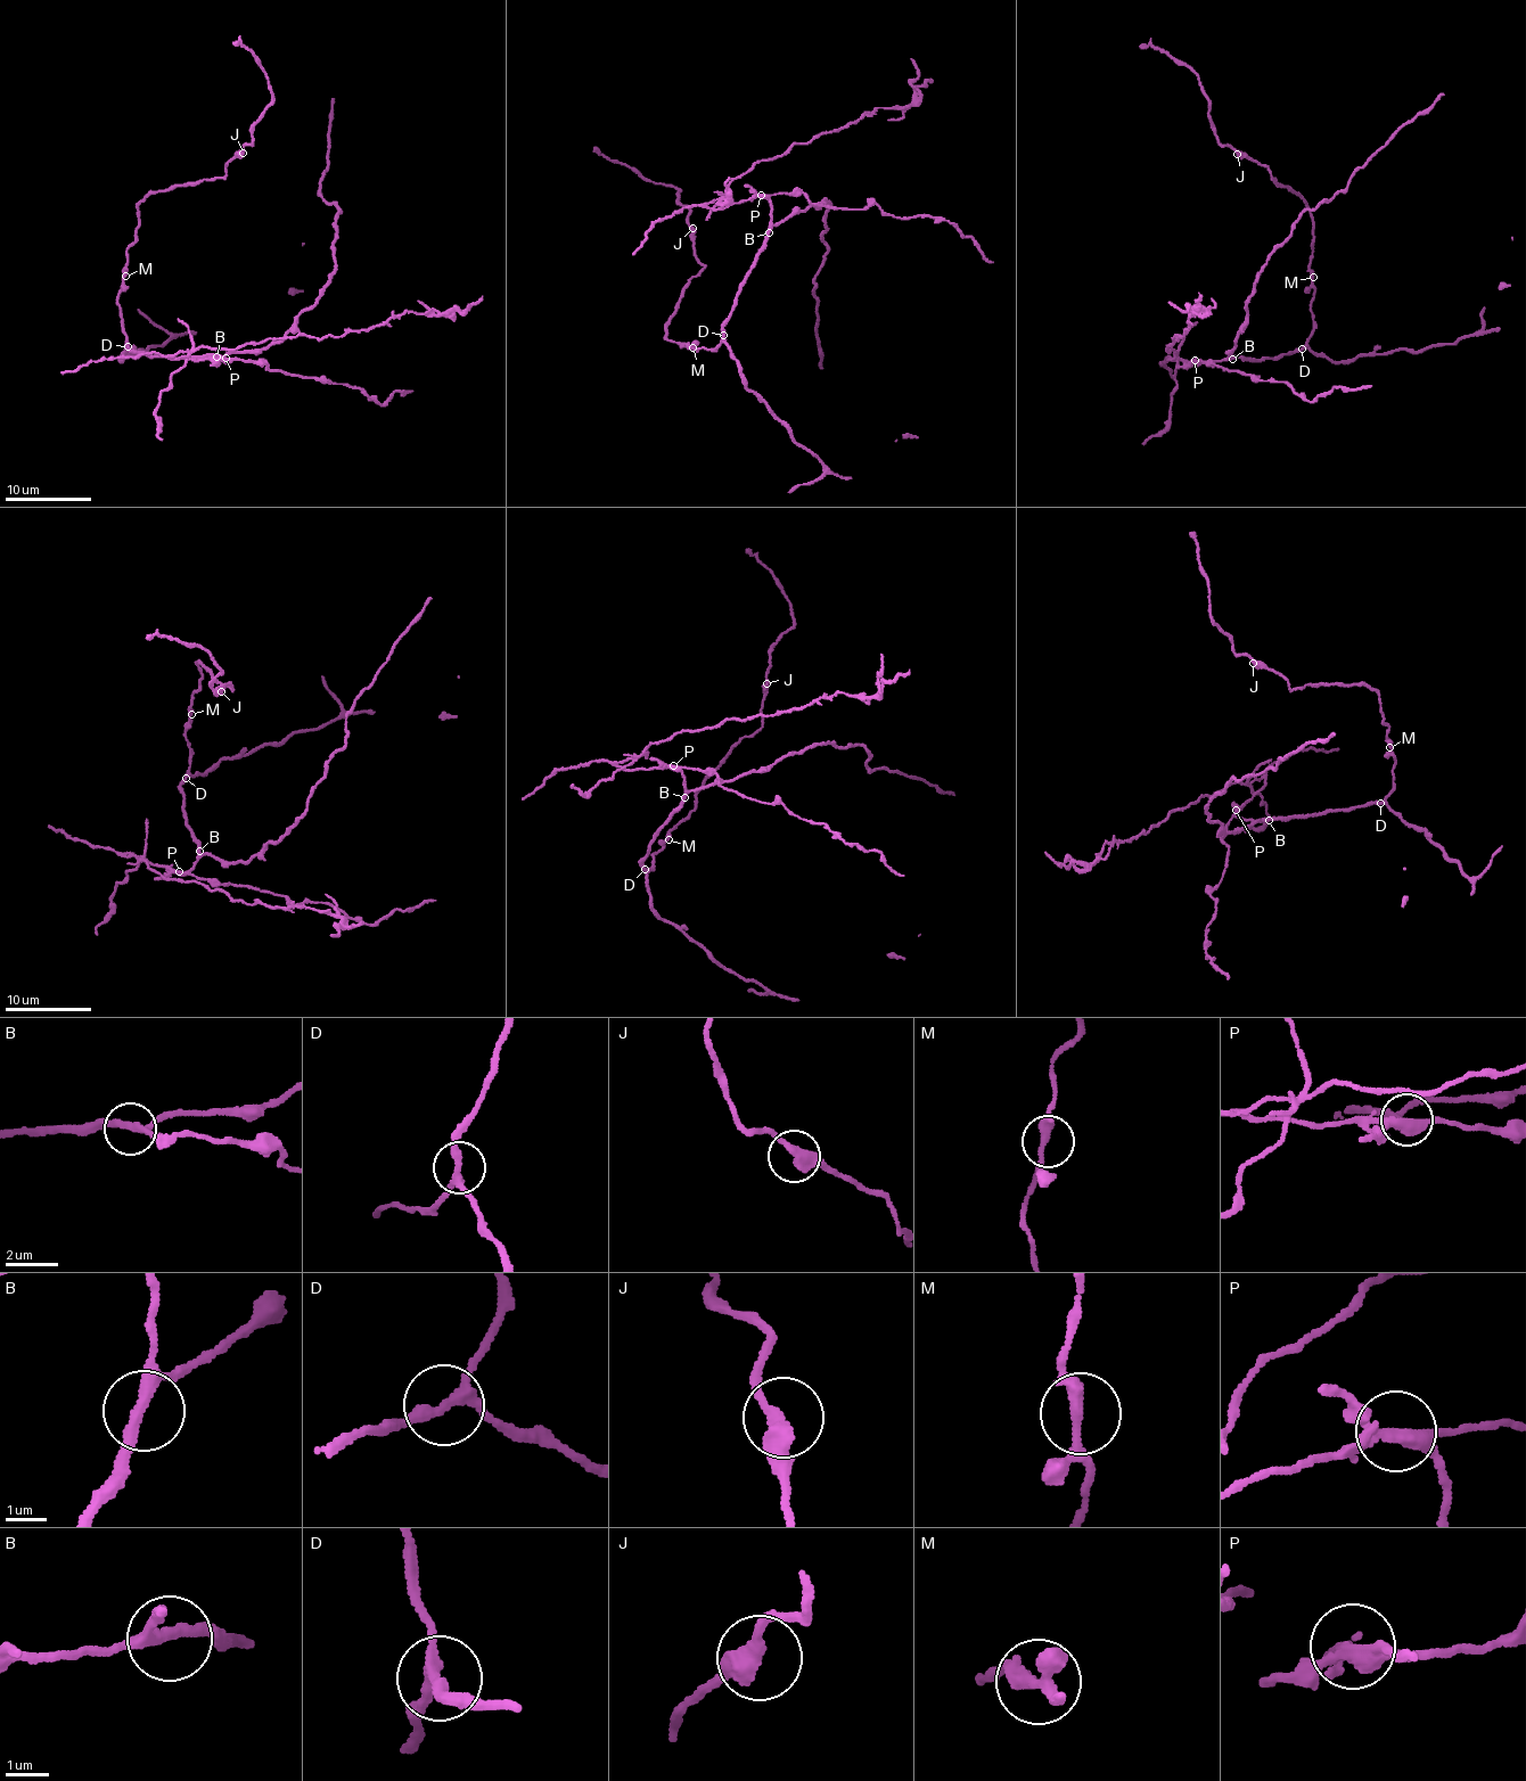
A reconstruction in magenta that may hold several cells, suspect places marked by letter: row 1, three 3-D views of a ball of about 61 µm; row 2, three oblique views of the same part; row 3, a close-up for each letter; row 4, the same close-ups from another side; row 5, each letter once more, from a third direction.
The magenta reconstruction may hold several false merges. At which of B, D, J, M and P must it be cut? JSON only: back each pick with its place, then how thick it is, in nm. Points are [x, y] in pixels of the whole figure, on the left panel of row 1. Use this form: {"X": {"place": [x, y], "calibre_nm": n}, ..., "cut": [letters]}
{"P": {"place": [226, 358], "calibre_nm": 300}, "cut": ["P"]}

